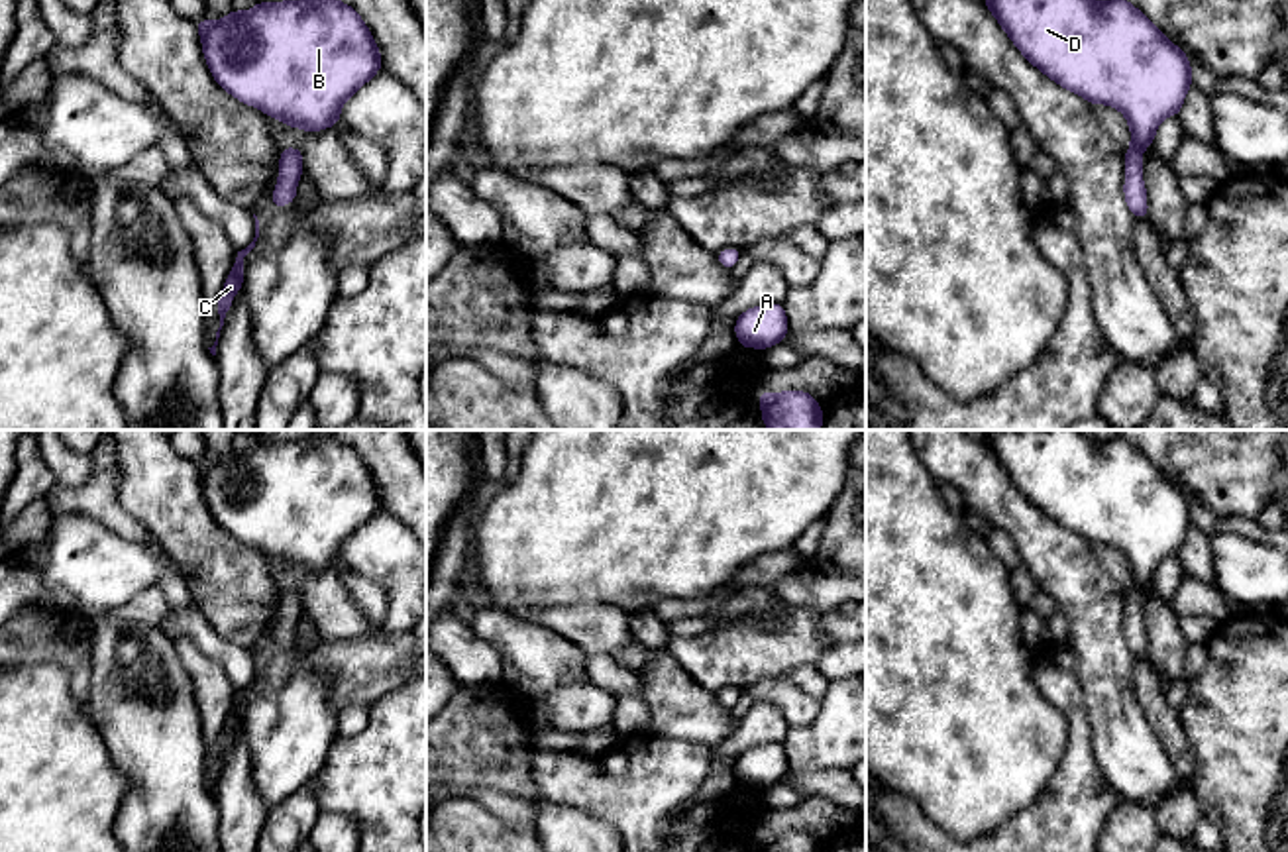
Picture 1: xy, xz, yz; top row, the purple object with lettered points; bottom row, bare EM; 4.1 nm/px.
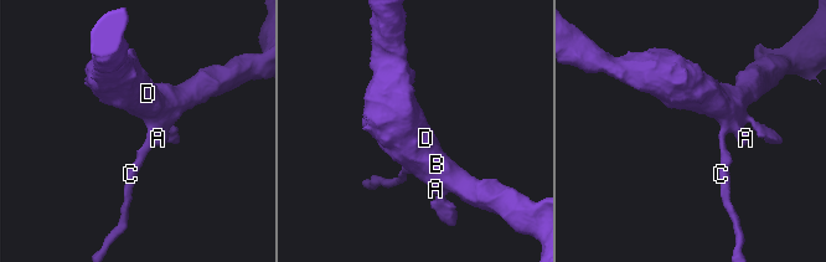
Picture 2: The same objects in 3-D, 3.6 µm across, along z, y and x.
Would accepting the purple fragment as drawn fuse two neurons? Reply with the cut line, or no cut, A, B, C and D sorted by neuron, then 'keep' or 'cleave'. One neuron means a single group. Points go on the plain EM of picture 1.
no cut | A B C D | keep

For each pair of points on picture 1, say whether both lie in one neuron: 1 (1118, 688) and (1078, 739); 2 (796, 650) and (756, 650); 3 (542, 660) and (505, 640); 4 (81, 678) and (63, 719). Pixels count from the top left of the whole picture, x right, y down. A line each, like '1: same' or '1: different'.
1: different
2: same
3: same
4: different

